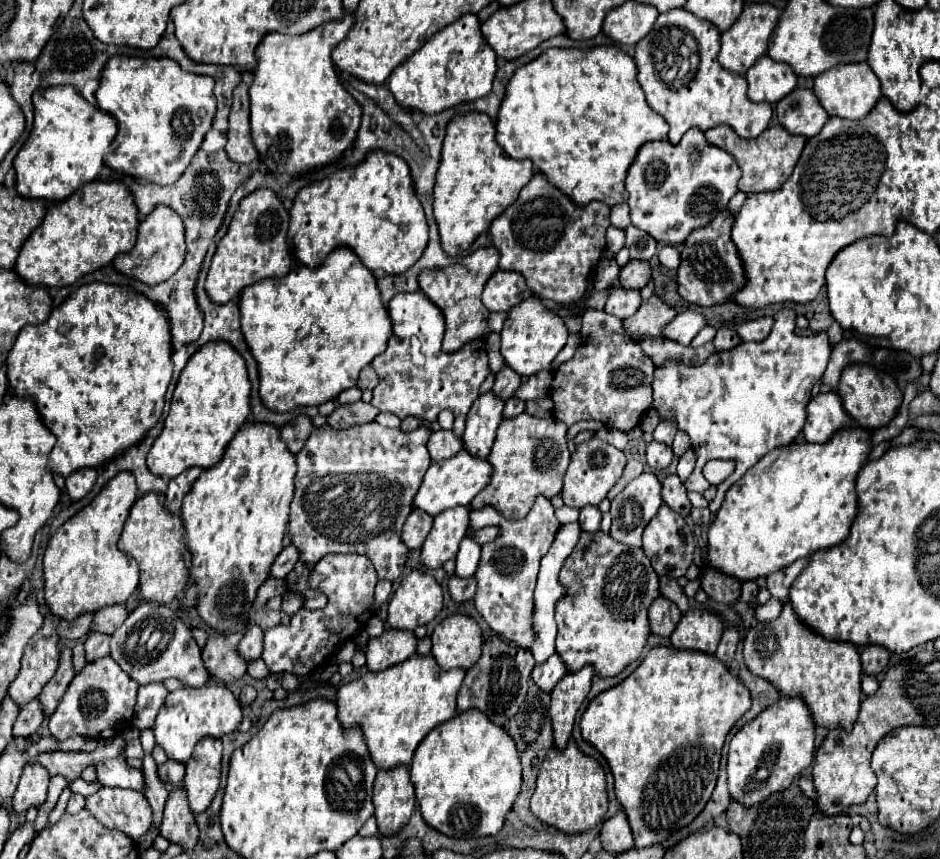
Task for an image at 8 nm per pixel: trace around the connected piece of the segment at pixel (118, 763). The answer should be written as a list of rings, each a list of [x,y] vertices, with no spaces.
[[[105,759],[91,763],[97,771],[97,781],[107,787],[125,787],[143,791],[143,777],[139,769],[125,765],[125,759]]]

